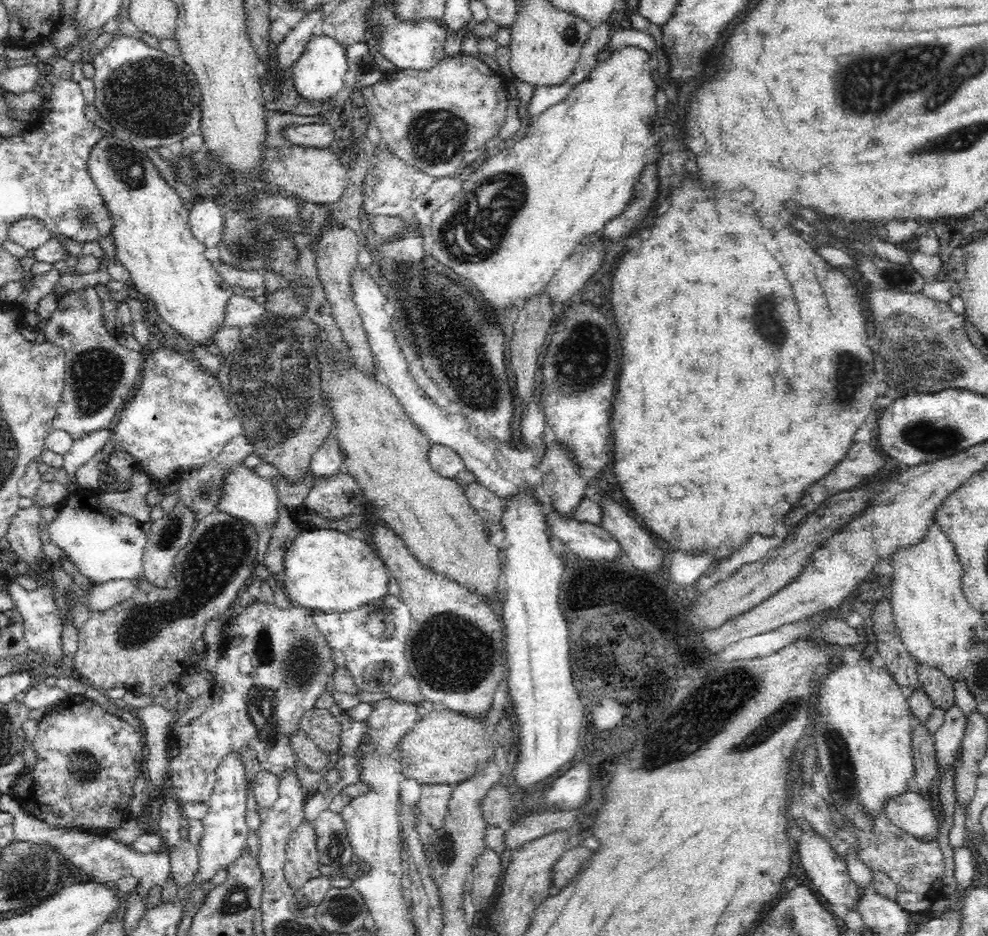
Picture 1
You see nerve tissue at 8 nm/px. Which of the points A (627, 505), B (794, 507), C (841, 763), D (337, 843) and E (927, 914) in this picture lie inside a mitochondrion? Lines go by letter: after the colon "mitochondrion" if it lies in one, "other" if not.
A: other
B: other
C: mitochondrion
D: mitochondrion
E: other

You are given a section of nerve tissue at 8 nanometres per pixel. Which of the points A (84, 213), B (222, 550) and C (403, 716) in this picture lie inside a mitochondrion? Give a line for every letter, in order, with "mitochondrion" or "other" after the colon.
A: mitochondrion
B: mitochondrion
C: other

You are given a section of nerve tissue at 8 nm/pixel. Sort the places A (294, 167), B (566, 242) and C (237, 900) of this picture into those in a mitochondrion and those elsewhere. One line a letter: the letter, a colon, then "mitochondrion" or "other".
A: other
B: other
C: mitochondrion

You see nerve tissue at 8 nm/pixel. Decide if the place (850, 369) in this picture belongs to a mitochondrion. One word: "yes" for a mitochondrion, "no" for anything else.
yes

